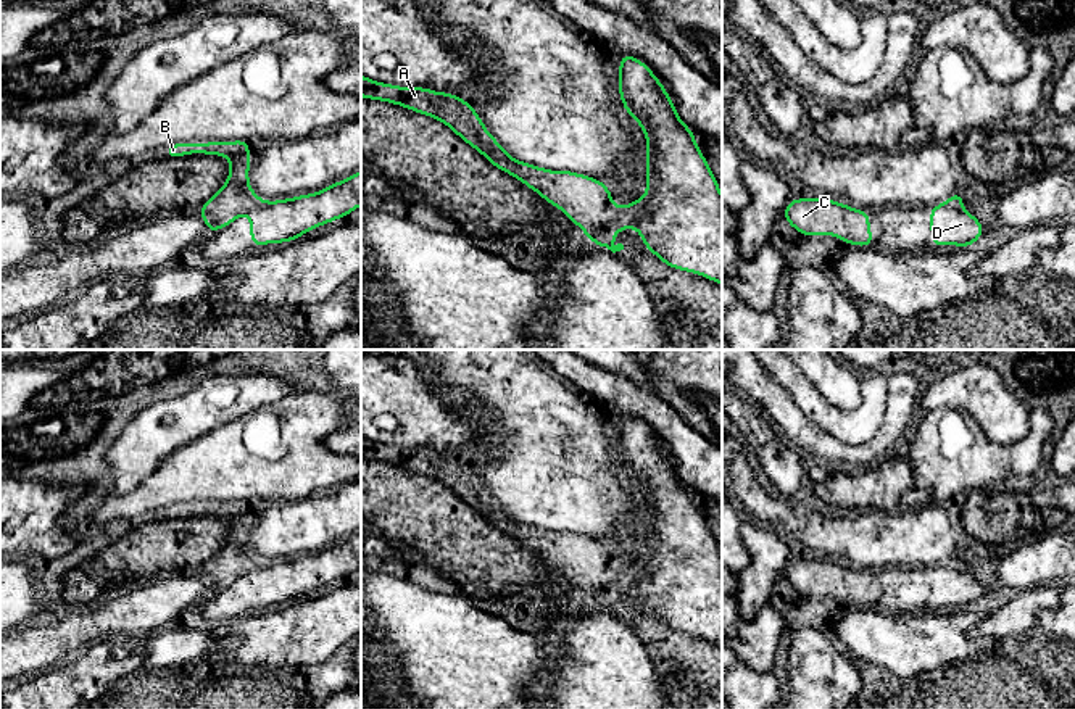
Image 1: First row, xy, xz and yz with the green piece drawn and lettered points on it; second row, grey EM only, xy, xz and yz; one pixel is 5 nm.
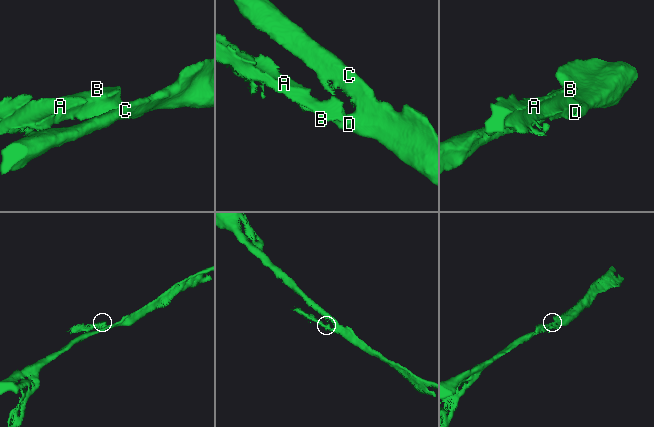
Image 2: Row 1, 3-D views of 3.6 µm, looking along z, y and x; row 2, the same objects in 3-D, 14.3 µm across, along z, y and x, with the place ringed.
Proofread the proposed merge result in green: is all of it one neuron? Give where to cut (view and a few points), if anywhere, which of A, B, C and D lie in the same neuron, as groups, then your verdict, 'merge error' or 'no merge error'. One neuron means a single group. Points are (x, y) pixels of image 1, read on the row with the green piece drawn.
cut xz (618, 208), (634, 226); groups A B / C D; merge error

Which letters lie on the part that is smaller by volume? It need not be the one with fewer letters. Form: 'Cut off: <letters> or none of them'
Cut off: A, B

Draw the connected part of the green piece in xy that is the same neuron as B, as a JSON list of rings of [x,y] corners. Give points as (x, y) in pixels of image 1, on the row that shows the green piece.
[[[248,140],[232,142],[177,142],[164,148],[164,158],[182,158],[192,155],[226,156],[230,161],[230,172],[224,185],[206,200],[200,208],[200,216],[208,226],[208,235],[219,229],[226,229],[235,219],[250,213],[253,208],[266,201],[250,187],[250,143]]]

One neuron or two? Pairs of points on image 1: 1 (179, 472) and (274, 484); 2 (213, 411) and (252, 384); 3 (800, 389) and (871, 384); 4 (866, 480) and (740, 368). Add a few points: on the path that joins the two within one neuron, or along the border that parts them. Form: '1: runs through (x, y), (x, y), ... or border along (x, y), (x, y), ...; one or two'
1: runs through (203, 472), (250, 476); one
2: runs through (223, 402), (228, 397), (242, 393); one
3: runs through (822, 411), (829, 418), (855, 418), (866, 406); one
4: border along (888, 455), (864, 468), (838, 468); two

